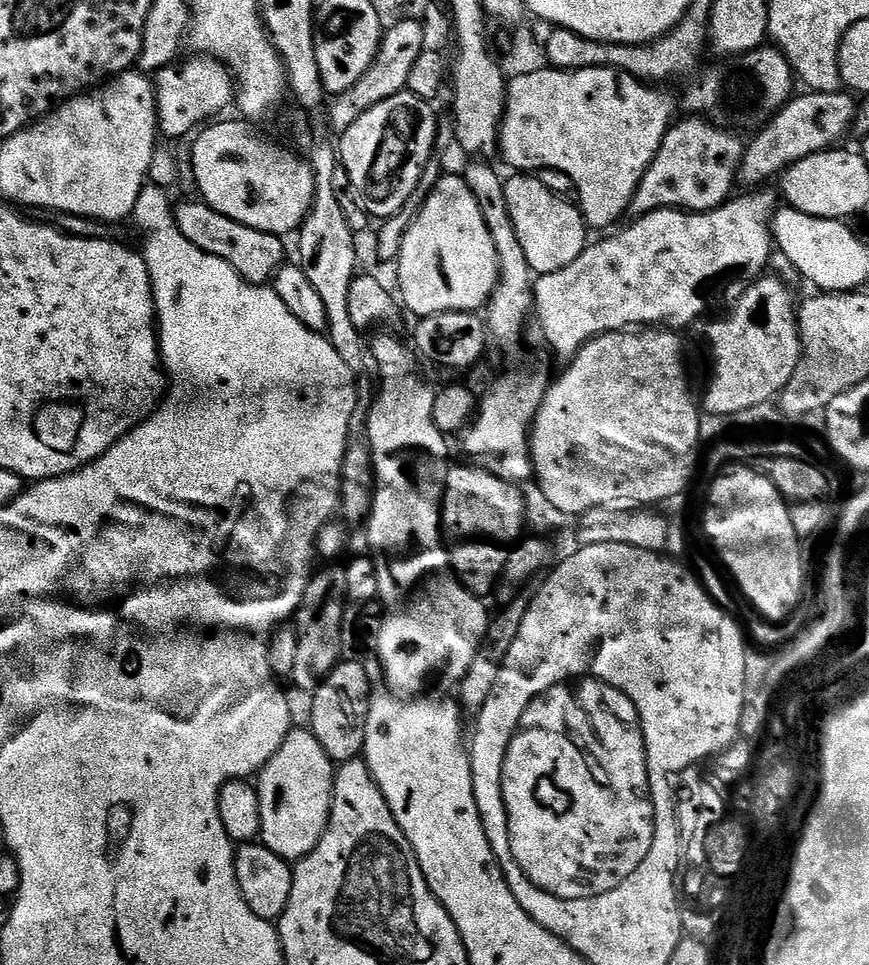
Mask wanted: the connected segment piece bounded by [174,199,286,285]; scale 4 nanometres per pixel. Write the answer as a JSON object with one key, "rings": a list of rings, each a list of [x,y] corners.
{"rings":[[[199,199],[196,200],[175,205],[174,215],[178,230],[206,254],[214,254],[230,266],[234,266],[234,270],[246,282],[267,285],[275,277],[277,270],[286,263],[285,241],[269,232],[242,226],[234,222],[234,218],[226,218],[226,214],[218,214],[218,210]]]}

